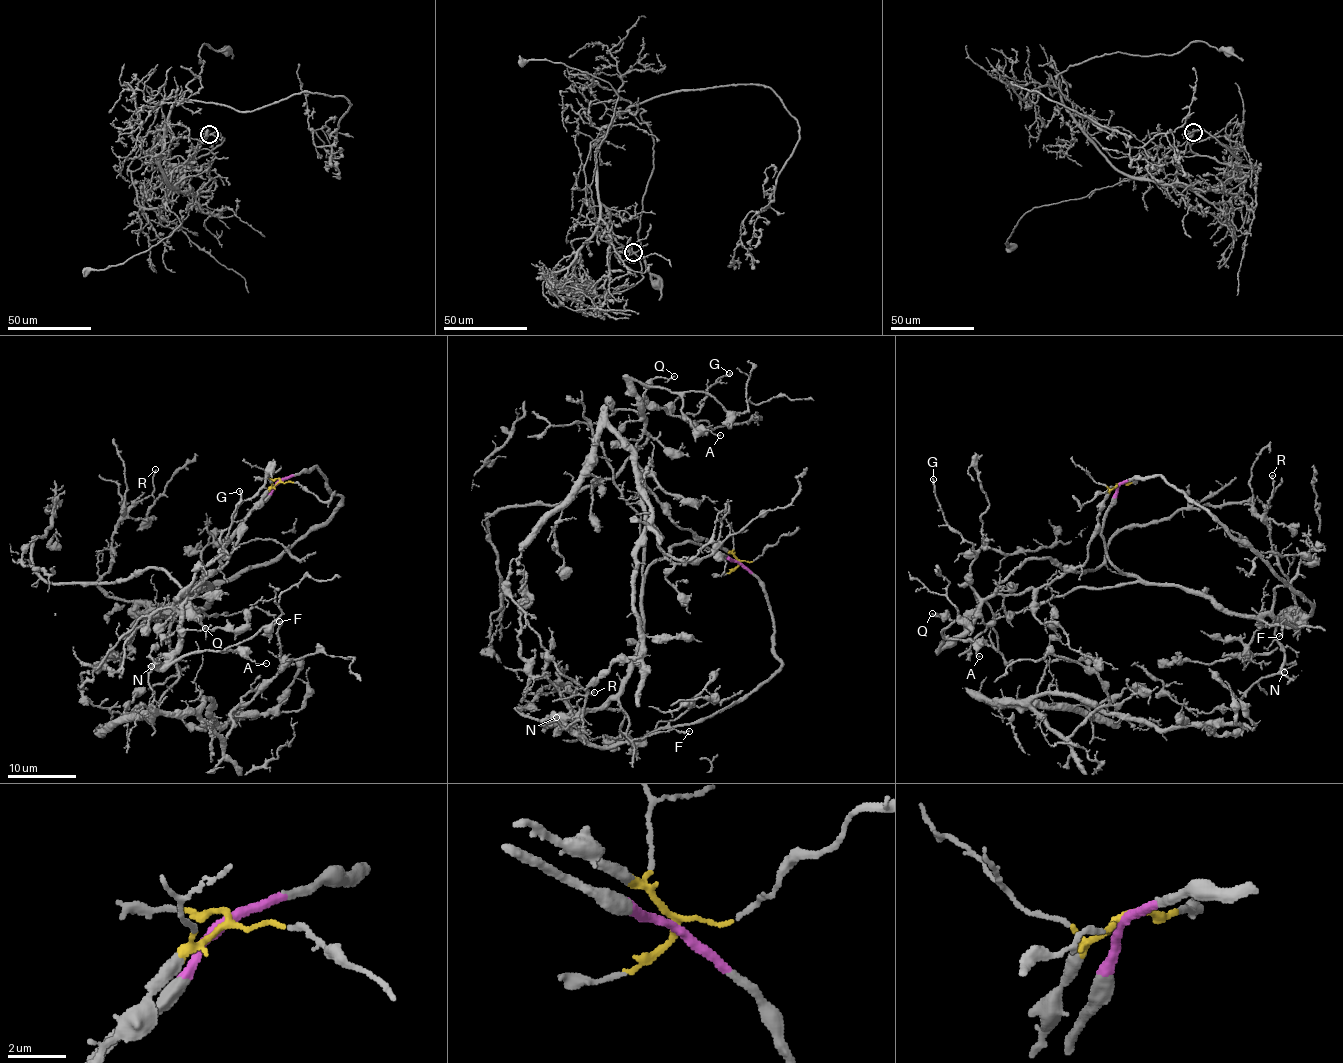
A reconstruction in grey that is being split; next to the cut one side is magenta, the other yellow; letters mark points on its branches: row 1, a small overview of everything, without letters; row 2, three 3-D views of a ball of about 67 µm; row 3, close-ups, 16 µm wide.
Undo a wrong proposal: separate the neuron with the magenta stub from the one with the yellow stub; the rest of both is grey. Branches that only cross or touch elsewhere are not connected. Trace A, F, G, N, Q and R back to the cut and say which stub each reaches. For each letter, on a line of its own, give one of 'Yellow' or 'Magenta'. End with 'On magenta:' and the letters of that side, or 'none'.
A: Yellow
F: Magenta
G: Yellow
N: Magenta
Q: Yellow
R: Magenta
On magenta: F, N, R

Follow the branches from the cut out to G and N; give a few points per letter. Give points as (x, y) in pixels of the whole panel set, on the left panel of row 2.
G: (279, 481), (250, 512), (229, 560), (174, 605), (180, 611), (174, 606), (193, 577), (223, 555), (239, 491)
N: (279, 481), (202, 579), (213, 596), (204, 608), (182, 611), (170, 626), (170, 653), (151, 665)

